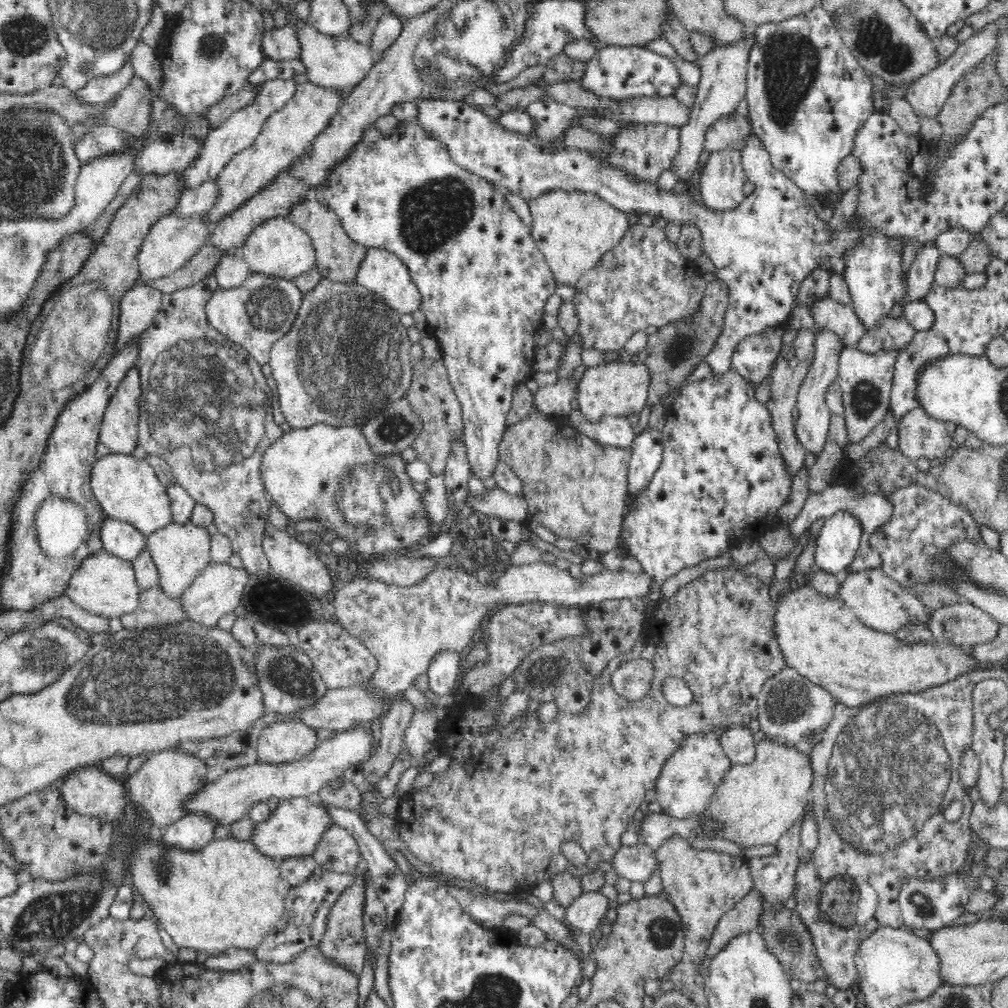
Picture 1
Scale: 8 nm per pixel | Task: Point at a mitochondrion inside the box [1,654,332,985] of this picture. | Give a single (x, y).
(49, 917)

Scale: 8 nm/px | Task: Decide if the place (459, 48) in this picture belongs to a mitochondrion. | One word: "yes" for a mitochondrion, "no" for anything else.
yes

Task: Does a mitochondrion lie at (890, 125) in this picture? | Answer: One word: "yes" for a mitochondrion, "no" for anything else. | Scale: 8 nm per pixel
no

